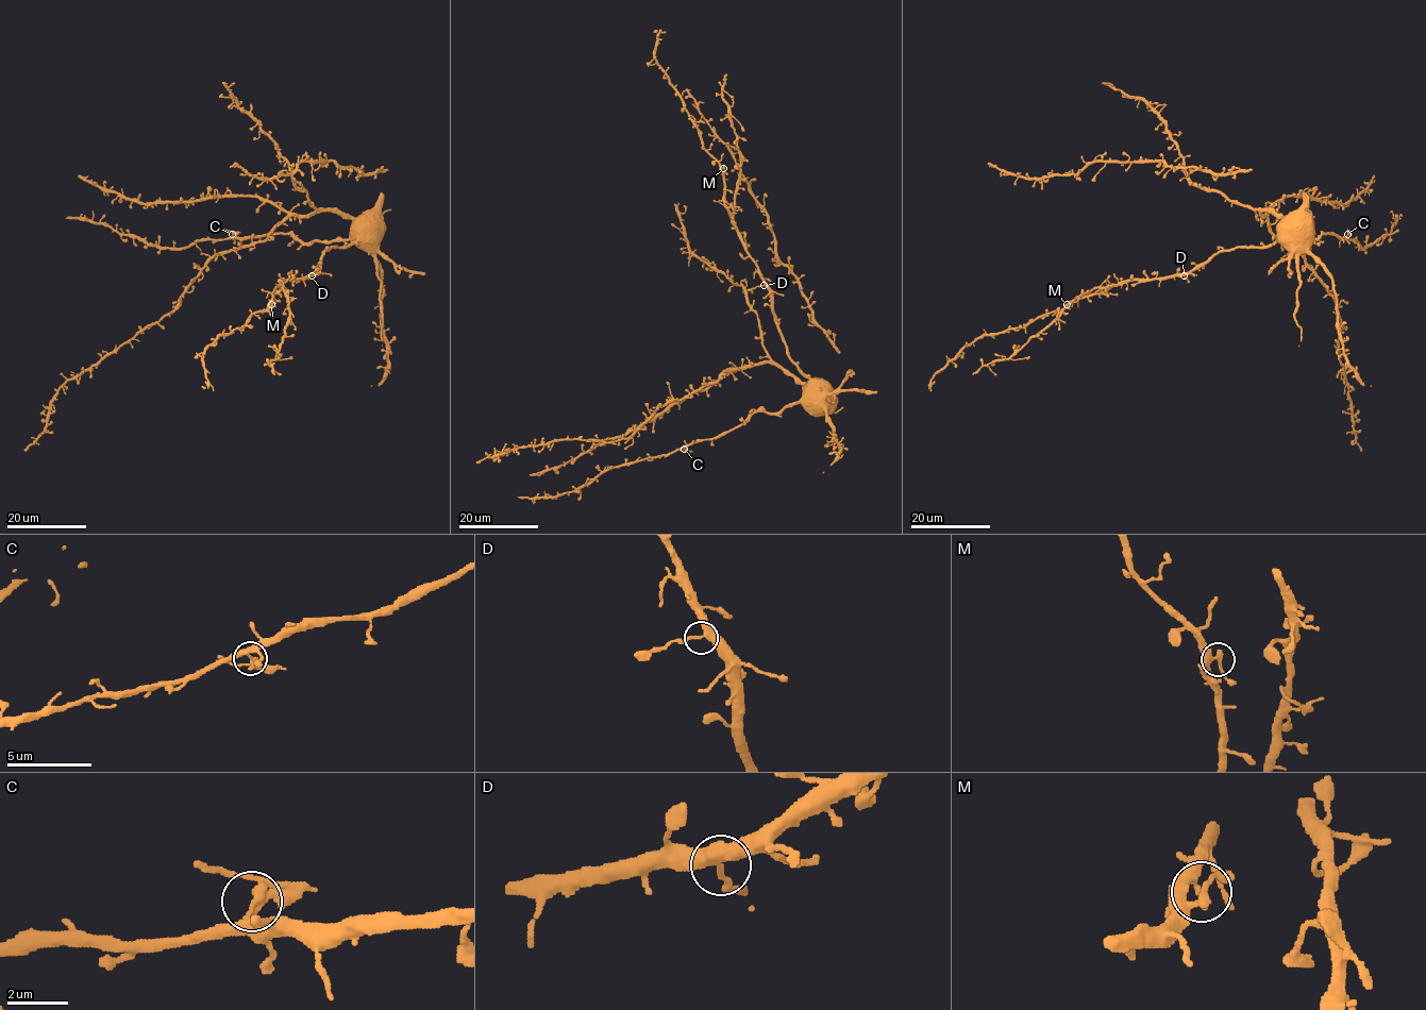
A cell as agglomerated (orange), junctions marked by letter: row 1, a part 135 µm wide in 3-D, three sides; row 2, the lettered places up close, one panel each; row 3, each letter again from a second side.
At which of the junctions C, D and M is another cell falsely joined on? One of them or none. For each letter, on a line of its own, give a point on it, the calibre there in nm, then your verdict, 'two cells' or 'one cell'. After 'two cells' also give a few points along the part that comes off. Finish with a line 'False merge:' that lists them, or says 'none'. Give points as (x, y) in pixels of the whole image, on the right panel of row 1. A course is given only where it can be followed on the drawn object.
C: place (1347, 234); calibre 240 nm; two cells
D: place (1184, 275); calibre 320 nm; one cell
M: place (1067, 304); calibre 240 nm; one cell
False merge: C

